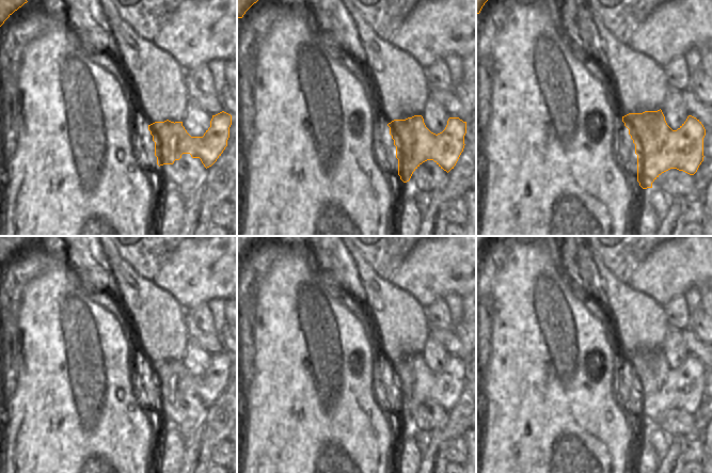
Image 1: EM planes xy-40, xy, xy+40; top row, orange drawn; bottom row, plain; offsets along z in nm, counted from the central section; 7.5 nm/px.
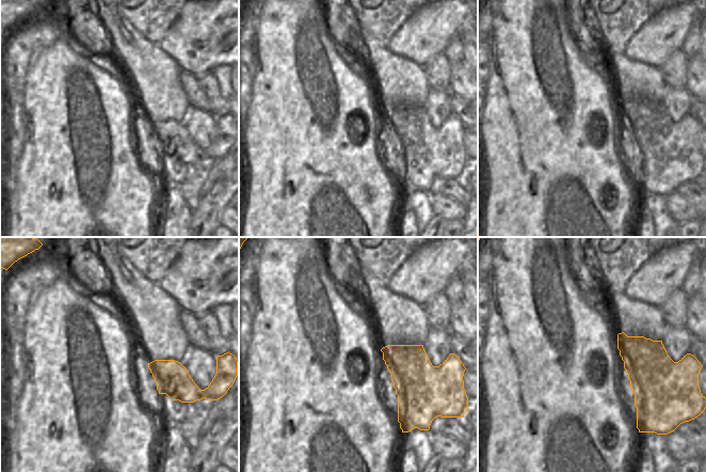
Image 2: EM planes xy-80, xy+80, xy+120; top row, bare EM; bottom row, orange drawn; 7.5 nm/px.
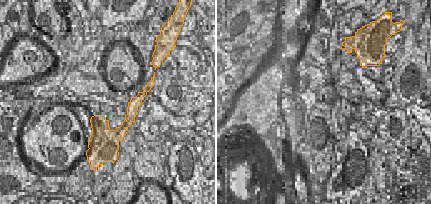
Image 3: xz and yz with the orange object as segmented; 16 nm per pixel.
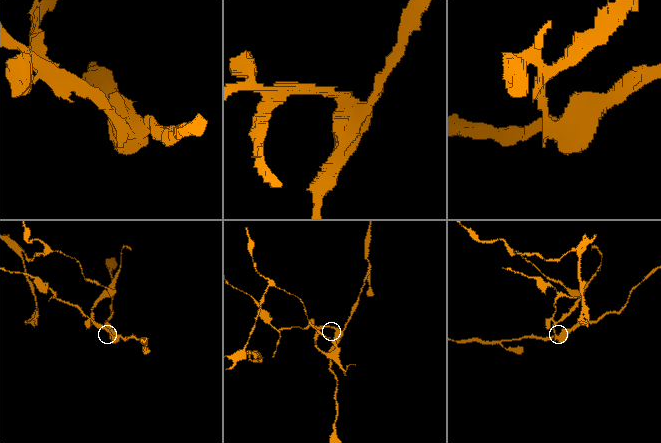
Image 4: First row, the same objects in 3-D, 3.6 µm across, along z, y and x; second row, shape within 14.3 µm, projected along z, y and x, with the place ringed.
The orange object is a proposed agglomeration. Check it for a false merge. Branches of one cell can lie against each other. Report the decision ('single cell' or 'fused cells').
fused cells

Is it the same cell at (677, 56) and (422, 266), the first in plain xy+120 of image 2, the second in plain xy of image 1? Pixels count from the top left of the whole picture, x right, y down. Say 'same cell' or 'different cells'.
different cells

